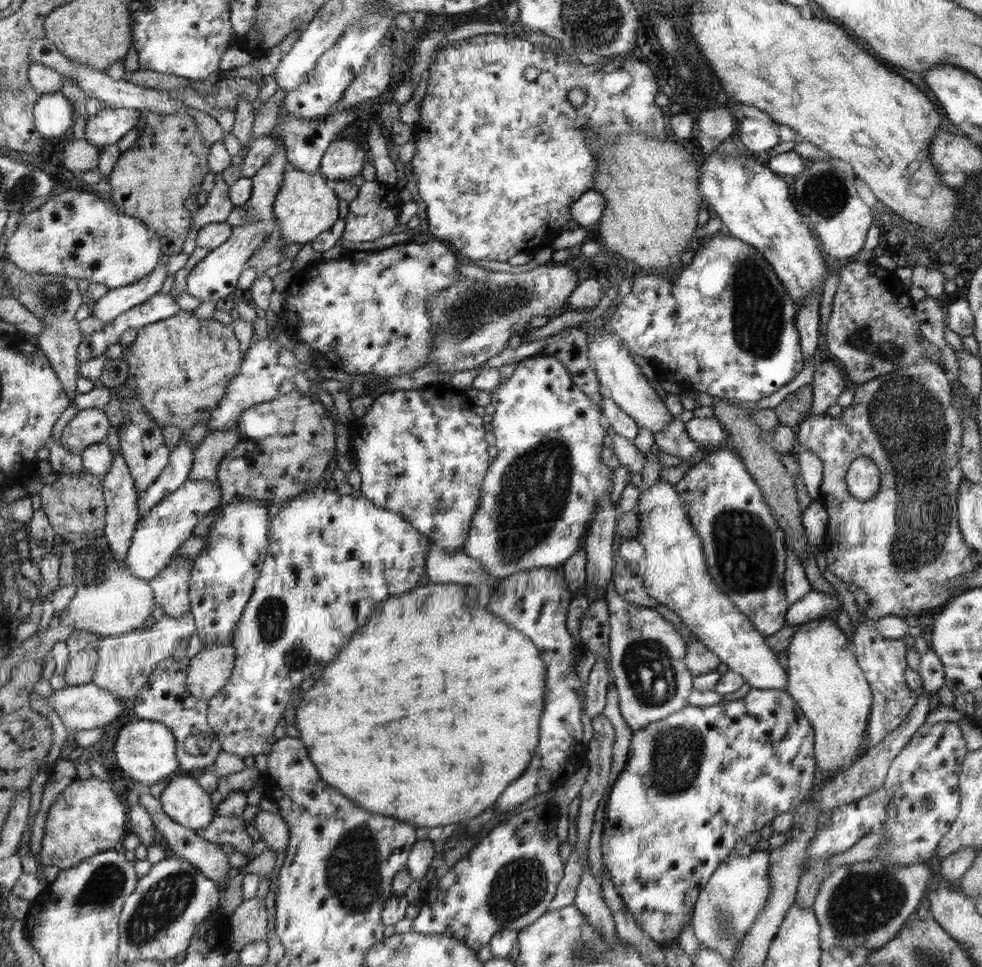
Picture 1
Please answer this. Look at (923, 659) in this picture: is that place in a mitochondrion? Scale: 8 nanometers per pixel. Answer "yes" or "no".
no

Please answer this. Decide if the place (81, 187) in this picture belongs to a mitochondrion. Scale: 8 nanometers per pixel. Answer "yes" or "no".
no

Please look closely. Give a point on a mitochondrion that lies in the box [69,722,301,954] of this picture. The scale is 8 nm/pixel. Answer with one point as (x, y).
(164, 904)

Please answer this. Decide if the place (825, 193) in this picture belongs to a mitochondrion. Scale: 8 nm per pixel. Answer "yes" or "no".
yes

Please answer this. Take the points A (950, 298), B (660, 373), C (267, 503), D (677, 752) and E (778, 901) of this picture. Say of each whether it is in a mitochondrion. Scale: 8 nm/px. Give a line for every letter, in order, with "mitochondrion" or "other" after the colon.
A: other
B: other
C: other
D: mitochondrion
E: other

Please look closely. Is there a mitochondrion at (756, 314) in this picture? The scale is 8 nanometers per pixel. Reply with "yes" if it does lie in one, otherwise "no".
yes

